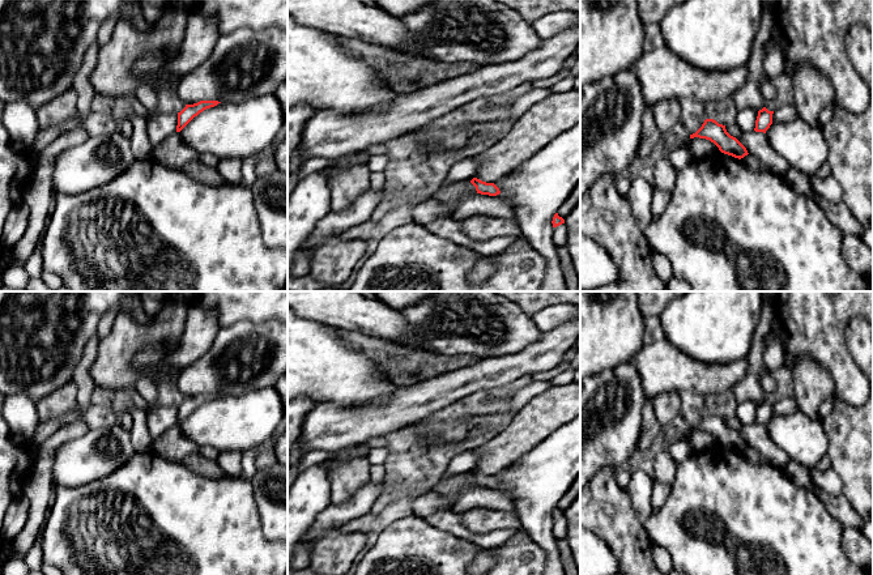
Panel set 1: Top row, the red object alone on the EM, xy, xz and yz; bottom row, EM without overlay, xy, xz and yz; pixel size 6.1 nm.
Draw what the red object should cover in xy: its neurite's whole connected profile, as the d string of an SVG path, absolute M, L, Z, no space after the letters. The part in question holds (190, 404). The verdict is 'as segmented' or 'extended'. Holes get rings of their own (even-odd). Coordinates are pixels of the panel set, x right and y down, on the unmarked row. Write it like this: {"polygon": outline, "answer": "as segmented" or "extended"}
{"polygon": "M200 393L193 397L186 397L186 400L178 405L178 418L176 425L180 425L195 409L206 401L217 399L218 393Z", "answer": "as segmented"}

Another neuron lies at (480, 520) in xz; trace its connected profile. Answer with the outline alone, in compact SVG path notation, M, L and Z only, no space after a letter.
M474 507L460 515L463 525L470 532L487 534L497 531L521 529L520 519L514 512Z

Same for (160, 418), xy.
M157 405L146 412L146 423L152 438L156 440L166 430L176 425L178 405Z

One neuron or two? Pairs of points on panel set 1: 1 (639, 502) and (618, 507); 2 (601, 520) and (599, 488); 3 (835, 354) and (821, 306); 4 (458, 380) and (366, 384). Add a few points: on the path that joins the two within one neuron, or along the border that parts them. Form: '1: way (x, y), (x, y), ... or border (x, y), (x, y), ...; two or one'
1: border (625, 489), (630, 497), (635, 516), (643, 524); two
2: way (601, 512), (601, 495); one
3: way (825, 343), (821, 337), (821, 318); one
4: border (399, 386), (391, 395), (373, 403); two

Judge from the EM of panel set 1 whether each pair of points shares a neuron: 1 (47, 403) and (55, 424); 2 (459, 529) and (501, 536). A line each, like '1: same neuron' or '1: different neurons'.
1: different neurons
2: same neuron

